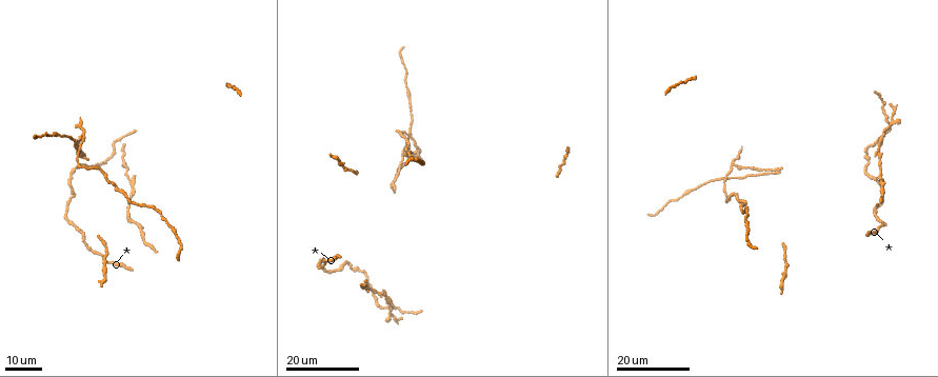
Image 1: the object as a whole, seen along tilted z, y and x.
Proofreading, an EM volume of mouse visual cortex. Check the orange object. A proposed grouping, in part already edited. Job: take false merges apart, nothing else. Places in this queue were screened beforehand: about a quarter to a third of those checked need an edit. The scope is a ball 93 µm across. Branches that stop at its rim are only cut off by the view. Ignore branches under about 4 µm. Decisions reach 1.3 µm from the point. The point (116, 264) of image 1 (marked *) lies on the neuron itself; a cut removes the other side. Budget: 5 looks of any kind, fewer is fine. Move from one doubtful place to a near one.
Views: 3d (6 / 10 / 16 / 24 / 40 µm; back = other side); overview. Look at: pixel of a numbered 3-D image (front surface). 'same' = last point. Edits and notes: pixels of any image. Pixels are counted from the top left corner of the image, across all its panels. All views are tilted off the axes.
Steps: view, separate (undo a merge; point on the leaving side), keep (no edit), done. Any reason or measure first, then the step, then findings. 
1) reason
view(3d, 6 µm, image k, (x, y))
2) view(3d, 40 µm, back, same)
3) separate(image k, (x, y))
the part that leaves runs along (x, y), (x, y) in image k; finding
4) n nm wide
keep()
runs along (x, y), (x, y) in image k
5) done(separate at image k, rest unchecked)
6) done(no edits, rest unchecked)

side arm on a straight run
view(3d, 24 µm, image 1, (133, 191))

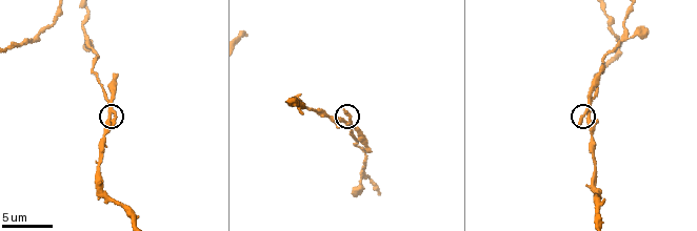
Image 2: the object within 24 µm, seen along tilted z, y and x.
view(3d, 10 µm, image 2, (347, 124))

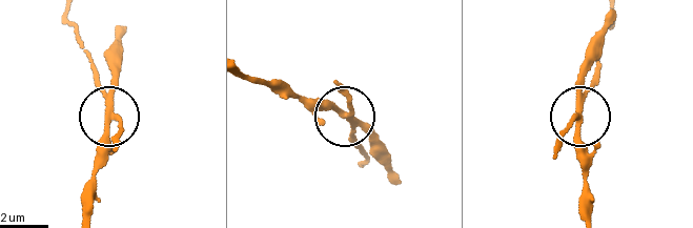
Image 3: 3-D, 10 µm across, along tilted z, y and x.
side arm 18 µm; 3 arms
separate(image 3, (120, 128))
two neurons meet here

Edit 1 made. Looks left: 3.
thick turns thin
view(3d, 16 µm, image 1, (397, 132))

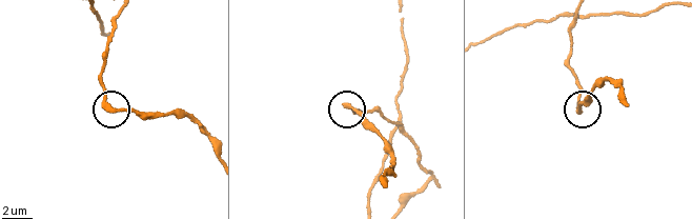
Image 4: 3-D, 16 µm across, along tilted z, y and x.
view(3d, 10 µm, image 4, (118, 109))

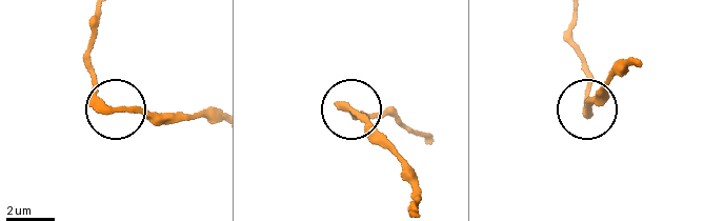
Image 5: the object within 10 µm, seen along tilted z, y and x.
keep()
all the same neuron

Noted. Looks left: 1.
done(separate at image 3, rest unchecked)

